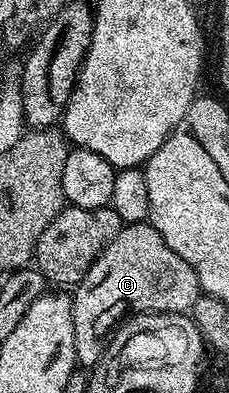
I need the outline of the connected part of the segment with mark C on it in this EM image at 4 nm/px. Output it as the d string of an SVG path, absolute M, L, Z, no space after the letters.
M151 222L142 224L126 224L121 227L119 234L102 250L100 257L86 270L86 274L75 285L72 297L72 313L74 314L74 350L76 359L81 365L95 366L104 355L106 341L111 337L114 329L129 314L141 312L178 312L191 313L194 302L202 295L198 274L186 262L186 258L178 258L170 246L154 230Z

